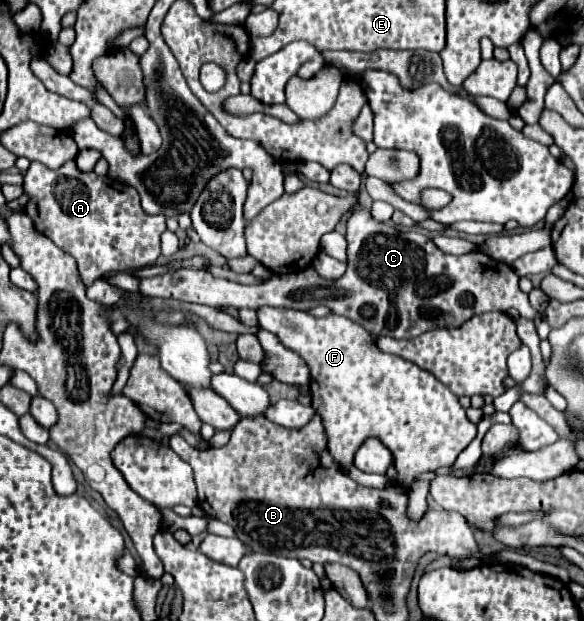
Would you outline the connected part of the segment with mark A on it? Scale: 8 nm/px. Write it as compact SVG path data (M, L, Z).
M33 161L25 173L23 191L29 197L23 211L39 233L75 257L85 287L109 273L151 267L161 253L159 237L167 229L165 215L147 215L141 209L139 193L125 183L81 173L75 161L67 161L55 171Z

